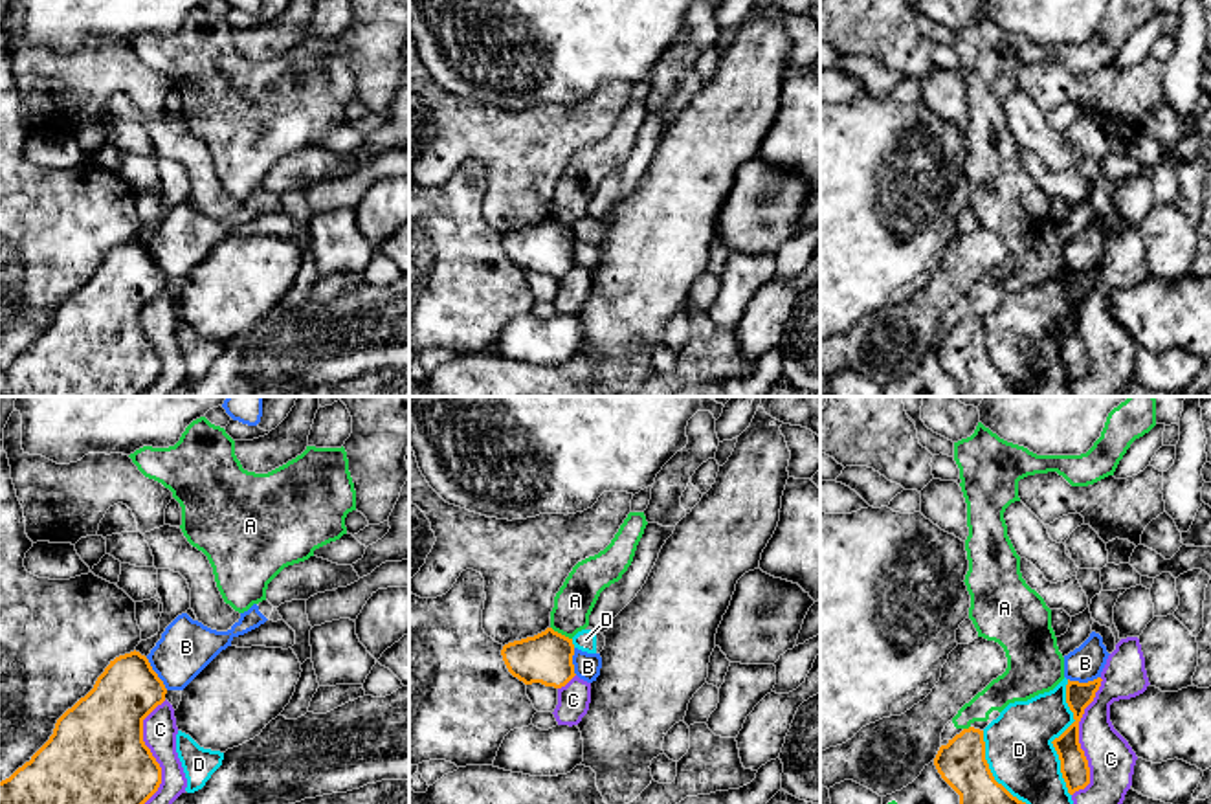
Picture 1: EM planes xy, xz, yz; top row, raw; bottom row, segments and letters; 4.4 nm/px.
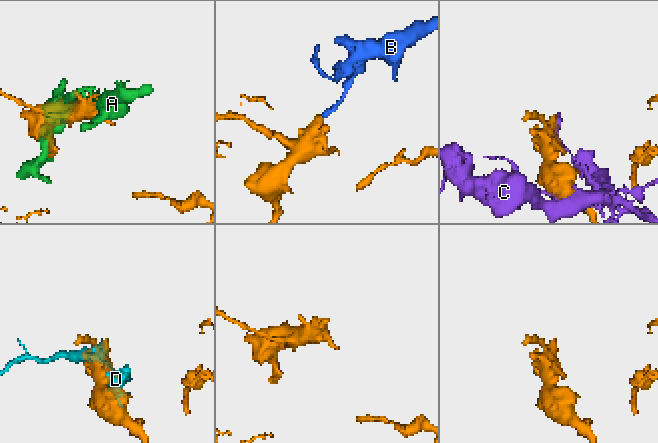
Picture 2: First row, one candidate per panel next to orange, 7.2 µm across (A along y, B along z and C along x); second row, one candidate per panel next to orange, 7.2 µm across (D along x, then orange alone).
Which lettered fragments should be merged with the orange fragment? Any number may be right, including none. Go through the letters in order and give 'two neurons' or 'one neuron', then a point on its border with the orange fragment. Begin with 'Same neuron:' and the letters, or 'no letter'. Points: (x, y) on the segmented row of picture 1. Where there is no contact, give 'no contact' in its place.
Same neuron: no letter
A: two neurons; contact xz (560, 634)
B: two neurons; contact xy (156, 674)
C: two neurons; contact yz (1077, 738)
D: two neurons; contact yz (1055, 738)

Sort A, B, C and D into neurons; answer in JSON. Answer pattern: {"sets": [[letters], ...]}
{"sets": [["A"], ["B"], ["C"], ["D"]]}

